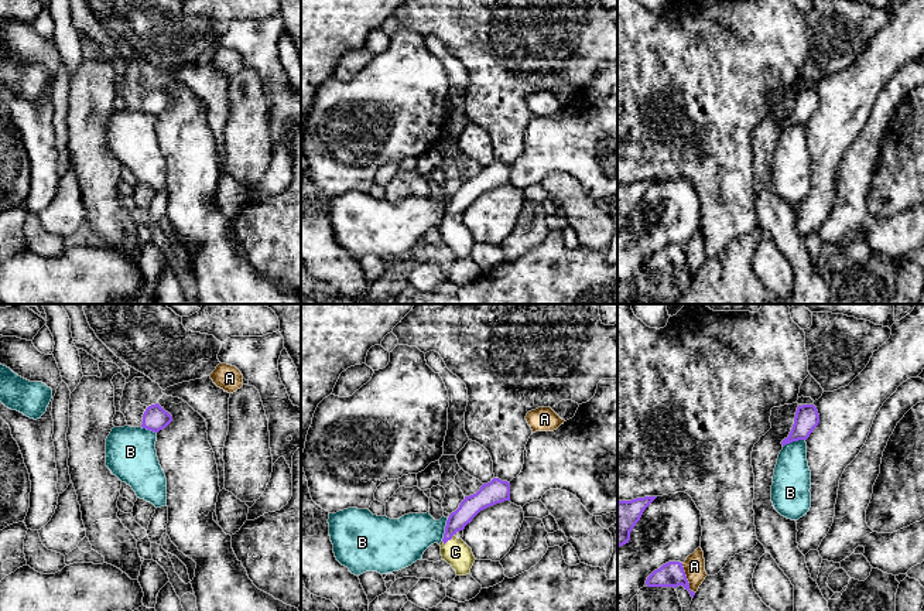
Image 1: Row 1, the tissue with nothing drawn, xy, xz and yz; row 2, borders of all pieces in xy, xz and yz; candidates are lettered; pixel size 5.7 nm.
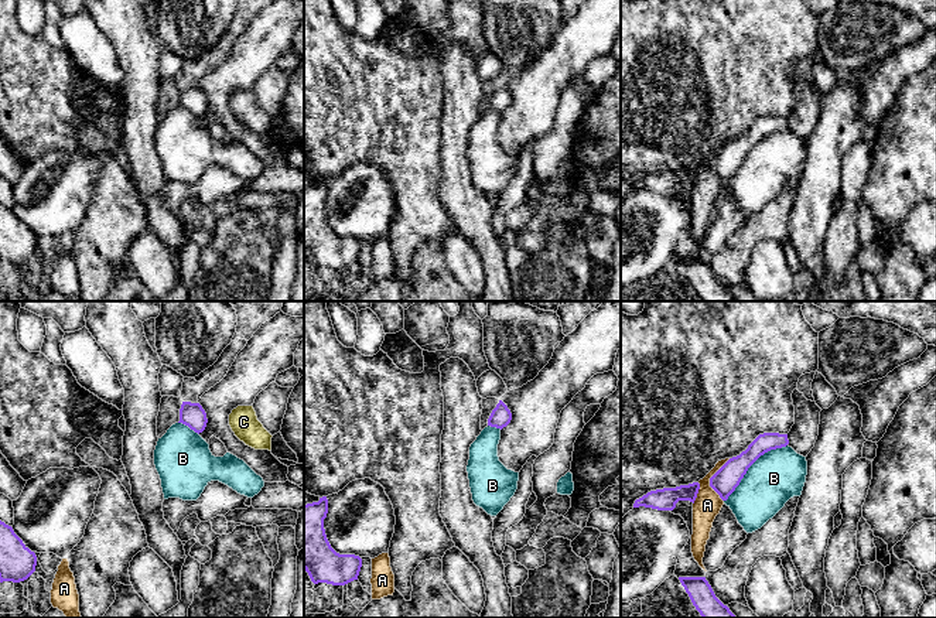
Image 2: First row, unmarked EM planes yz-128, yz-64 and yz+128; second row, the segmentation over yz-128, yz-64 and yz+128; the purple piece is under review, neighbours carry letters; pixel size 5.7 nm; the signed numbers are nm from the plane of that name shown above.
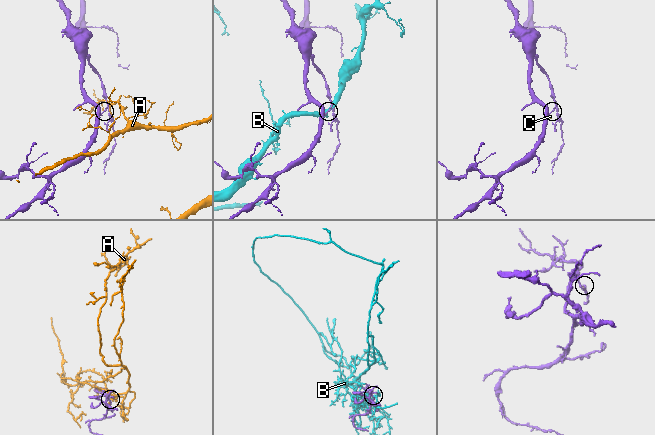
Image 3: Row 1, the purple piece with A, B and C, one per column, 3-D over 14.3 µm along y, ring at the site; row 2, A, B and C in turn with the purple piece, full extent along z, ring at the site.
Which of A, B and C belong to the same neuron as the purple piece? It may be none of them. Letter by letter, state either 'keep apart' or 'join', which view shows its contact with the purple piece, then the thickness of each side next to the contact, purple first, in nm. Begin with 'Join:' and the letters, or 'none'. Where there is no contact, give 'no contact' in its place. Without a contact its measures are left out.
Join: C
A: keep apart | yz | 140/120 nm
B: keep apart | xz | 110/260 nm
C: join | xz | 110/160 nm

